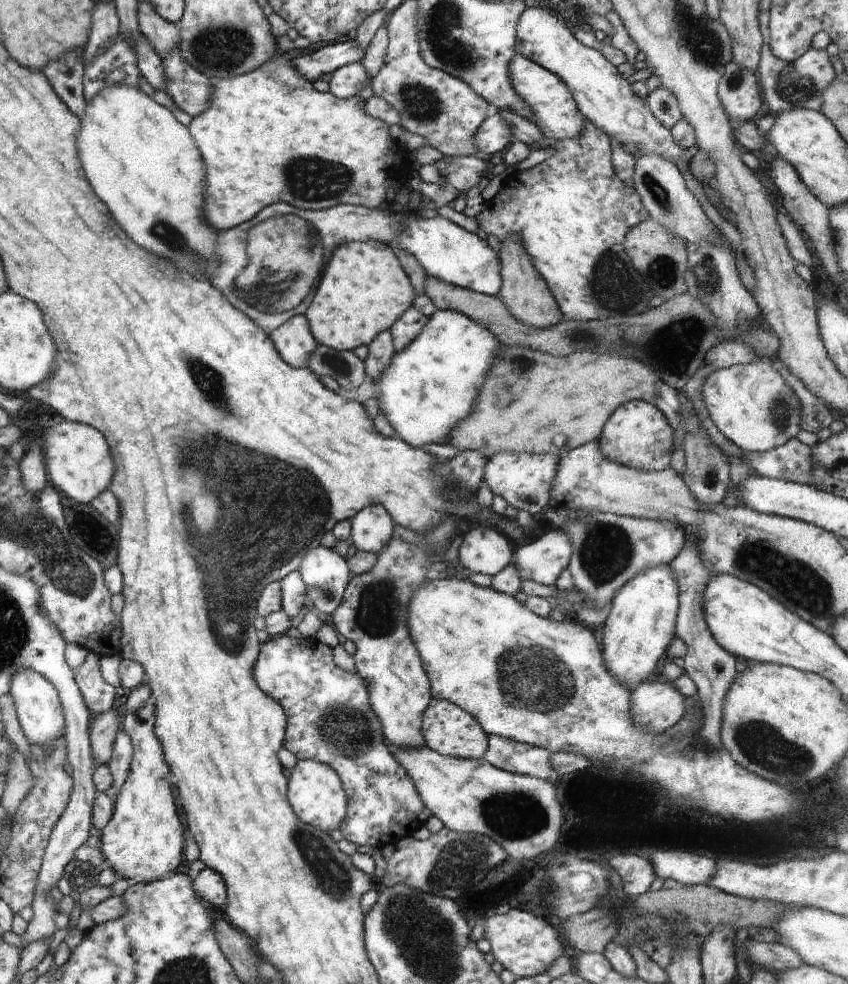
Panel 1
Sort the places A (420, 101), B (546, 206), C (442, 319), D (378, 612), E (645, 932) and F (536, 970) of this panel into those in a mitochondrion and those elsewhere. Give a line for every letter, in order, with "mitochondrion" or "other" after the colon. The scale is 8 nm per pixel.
A: mitochondrion
B: other
C: other
D: mitochondrion
E: mitochondrion
F: other

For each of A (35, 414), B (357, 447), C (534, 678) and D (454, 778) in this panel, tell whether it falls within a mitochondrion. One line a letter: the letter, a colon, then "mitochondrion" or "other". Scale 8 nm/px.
A: other
B: other
C: mitochondrion
D: other

